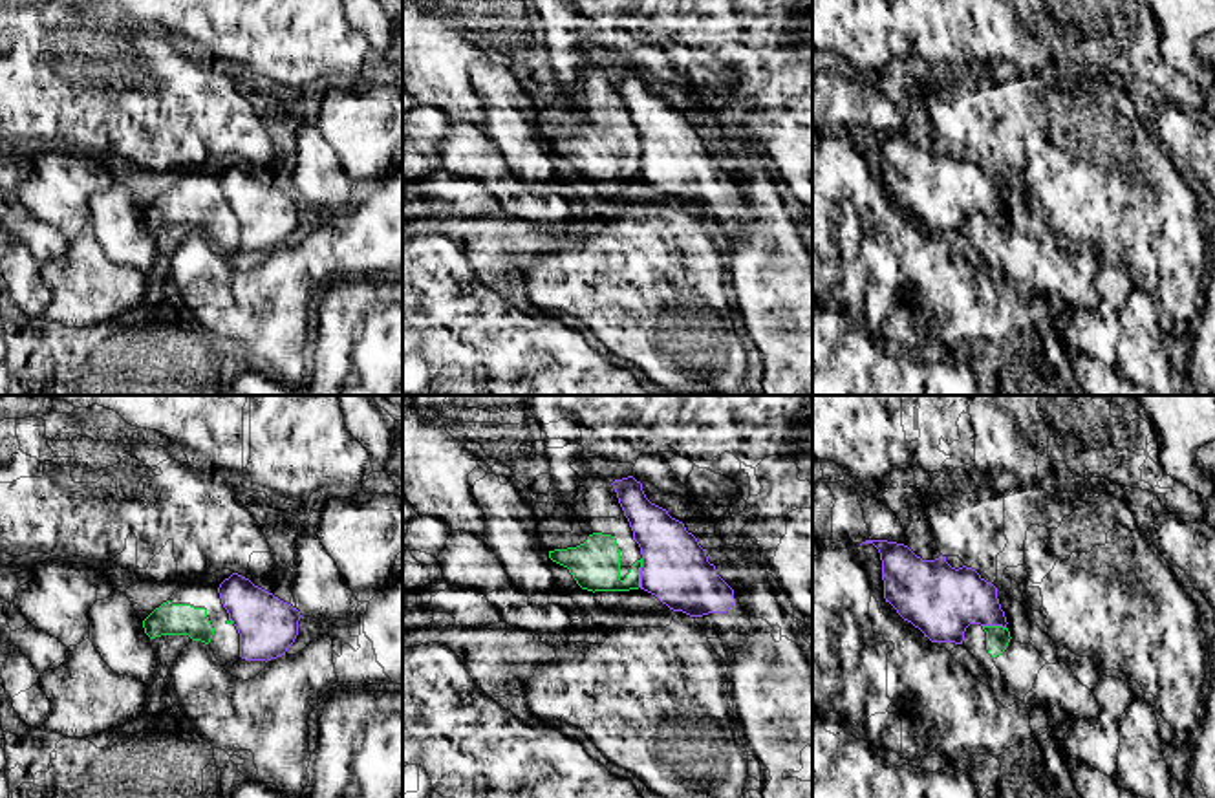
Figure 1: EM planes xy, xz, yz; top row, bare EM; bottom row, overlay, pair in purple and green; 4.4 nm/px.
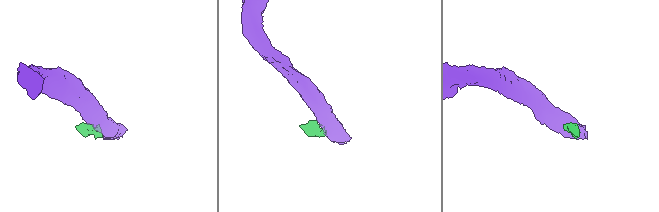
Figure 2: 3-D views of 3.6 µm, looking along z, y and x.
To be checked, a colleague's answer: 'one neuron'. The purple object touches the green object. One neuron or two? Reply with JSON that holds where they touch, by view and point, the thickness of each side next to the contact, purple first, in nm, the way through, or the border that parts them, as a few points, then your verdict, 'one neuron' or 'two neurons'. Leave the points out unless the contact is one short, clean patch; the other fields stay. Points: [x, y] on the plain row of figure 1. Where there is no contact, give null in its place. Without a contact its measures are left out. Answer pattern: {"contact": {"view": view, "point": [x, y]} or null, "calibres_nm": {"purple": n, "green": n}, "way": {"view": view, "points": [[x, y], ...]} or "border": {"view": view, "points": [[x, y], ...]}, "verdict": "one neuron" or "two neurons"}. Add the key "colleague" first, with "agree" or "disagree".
{"colleague": "disagree", "contact": {"view": "xz", "point": [641, 163]}, "calibres_nm": {"purple": 300, "green": 220}, "border": {"view": "xz", "points": [[643, 149], [639, 176]]}, "verdict": "two neurons"}

